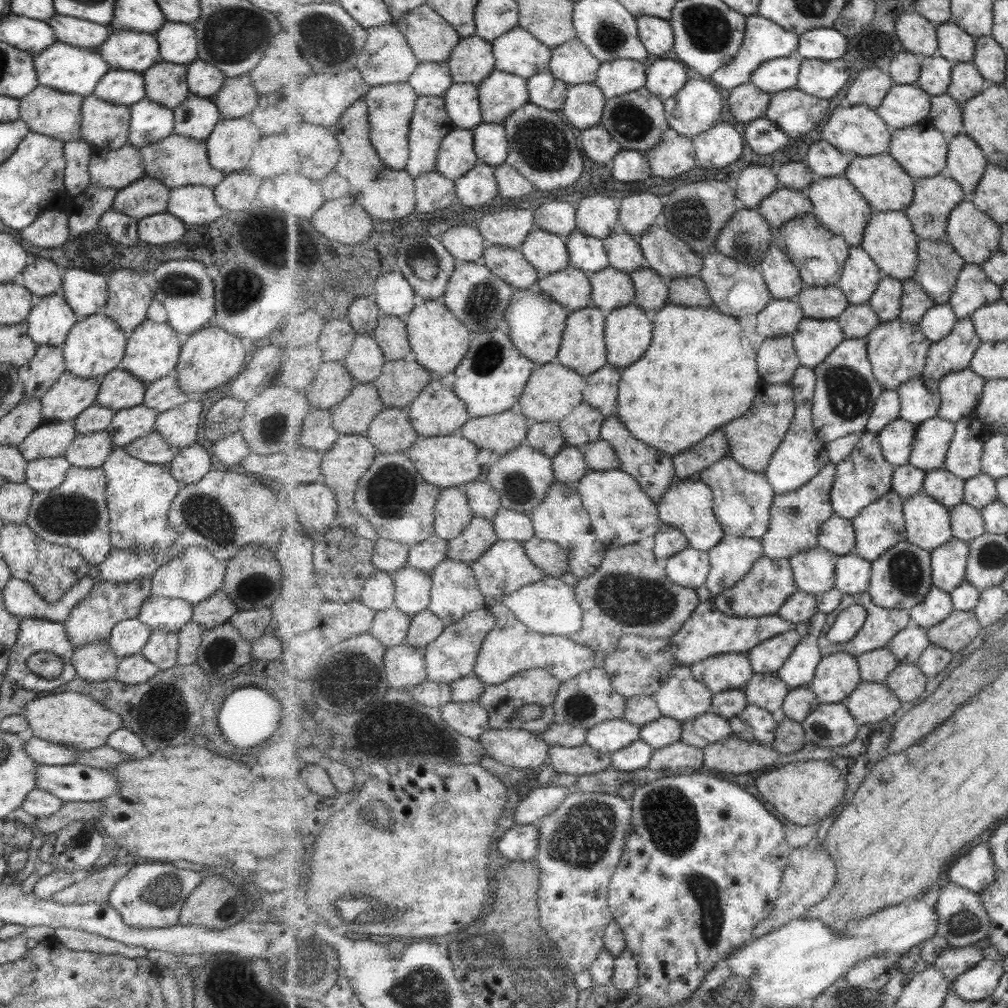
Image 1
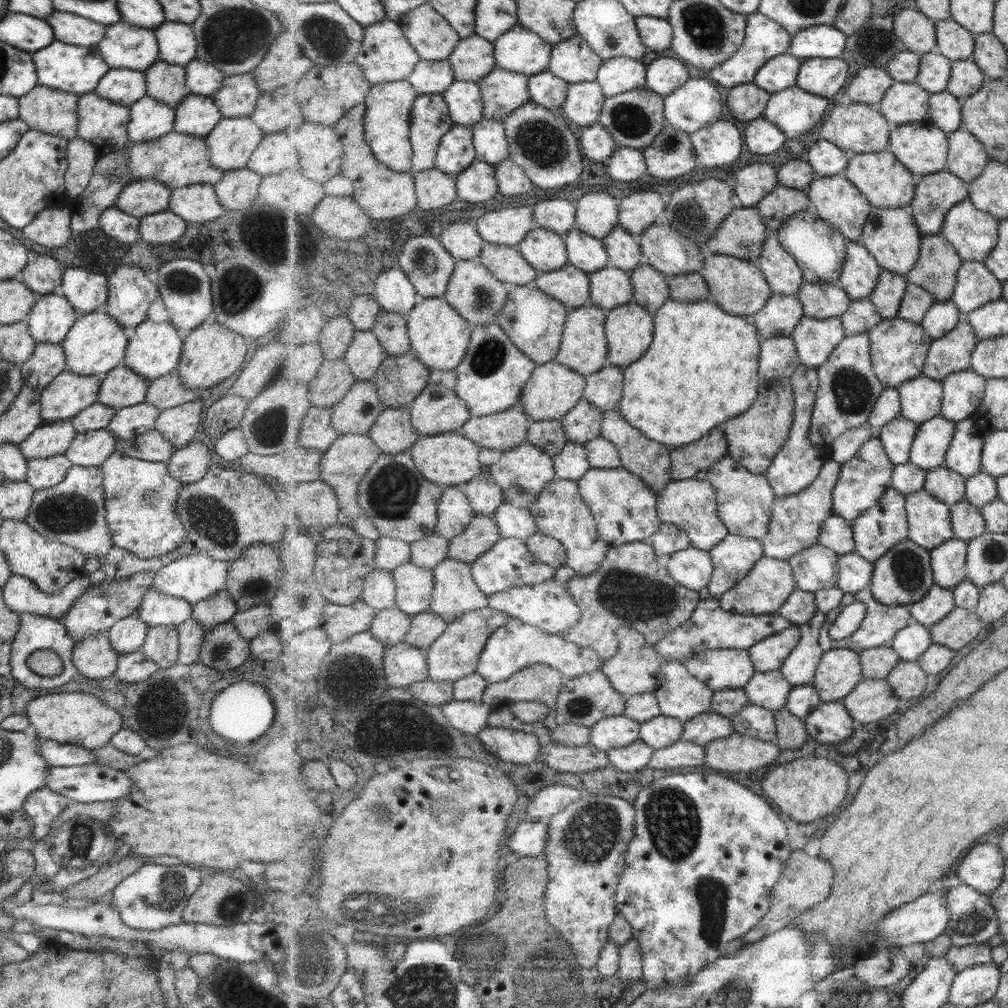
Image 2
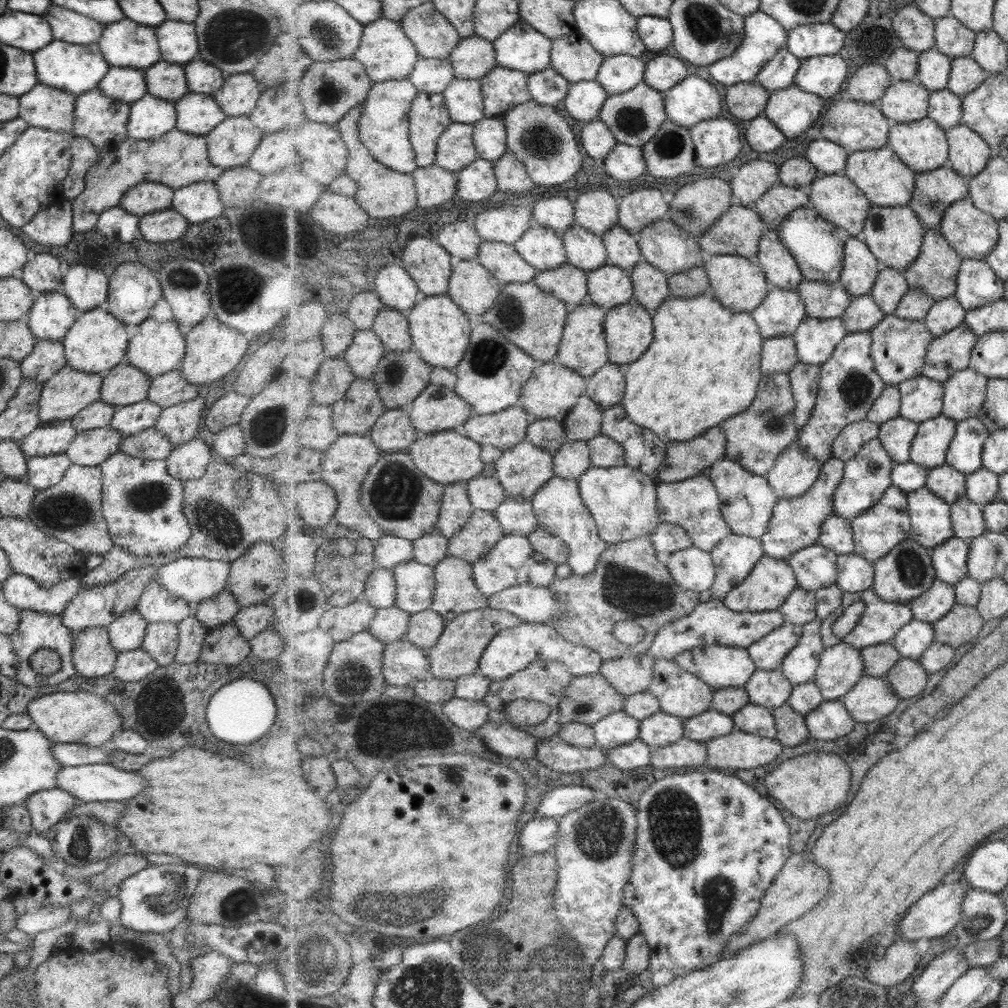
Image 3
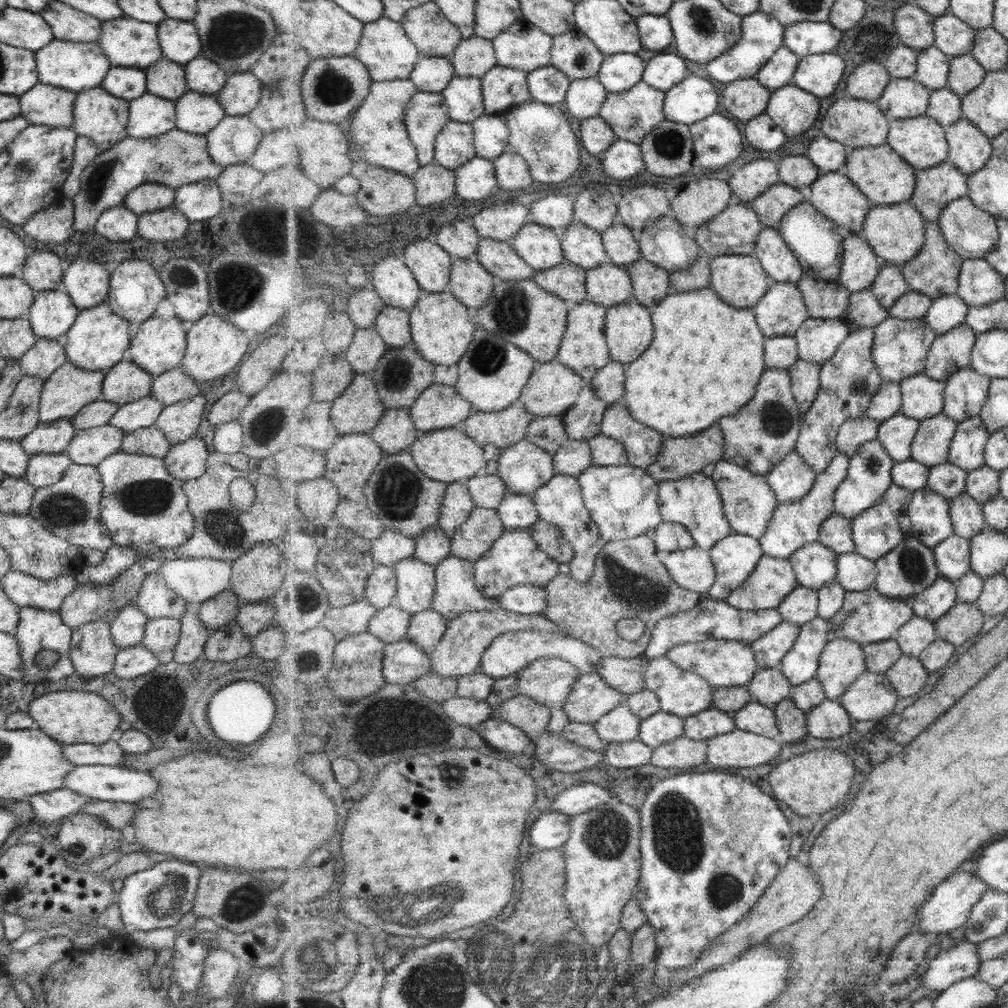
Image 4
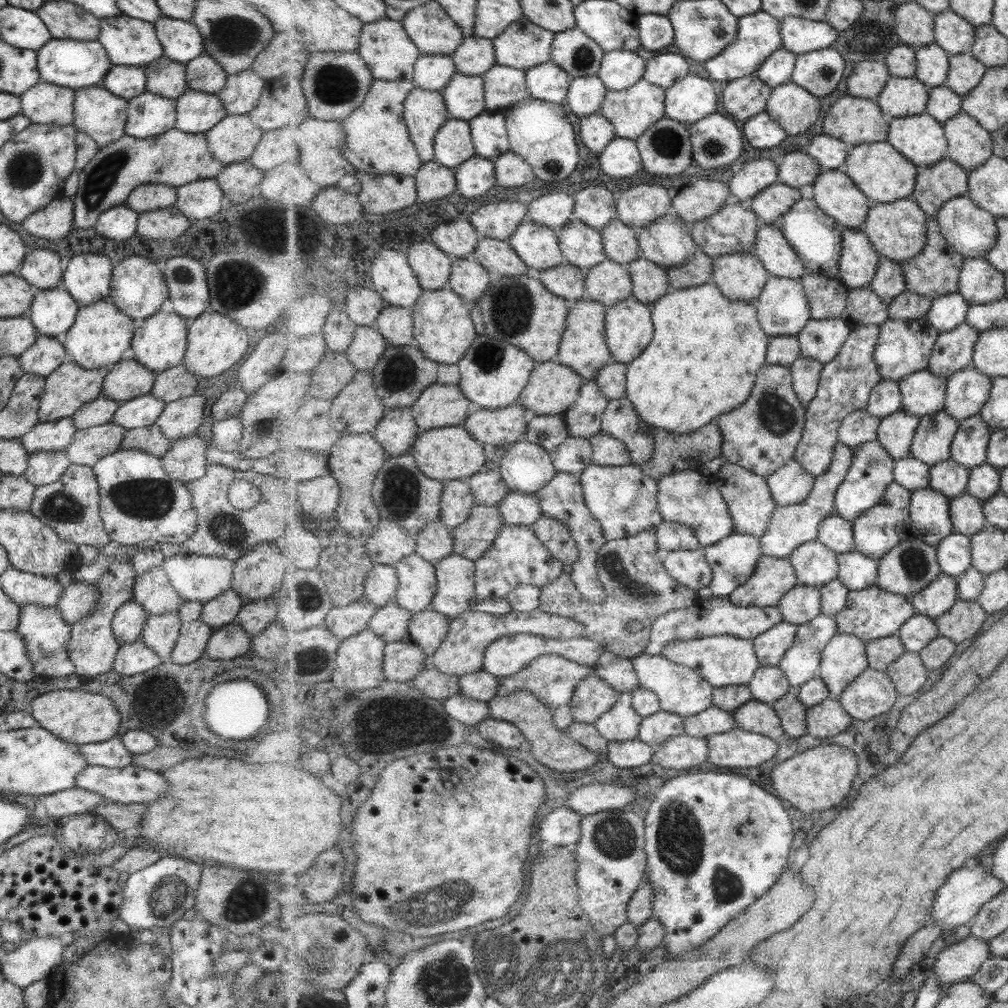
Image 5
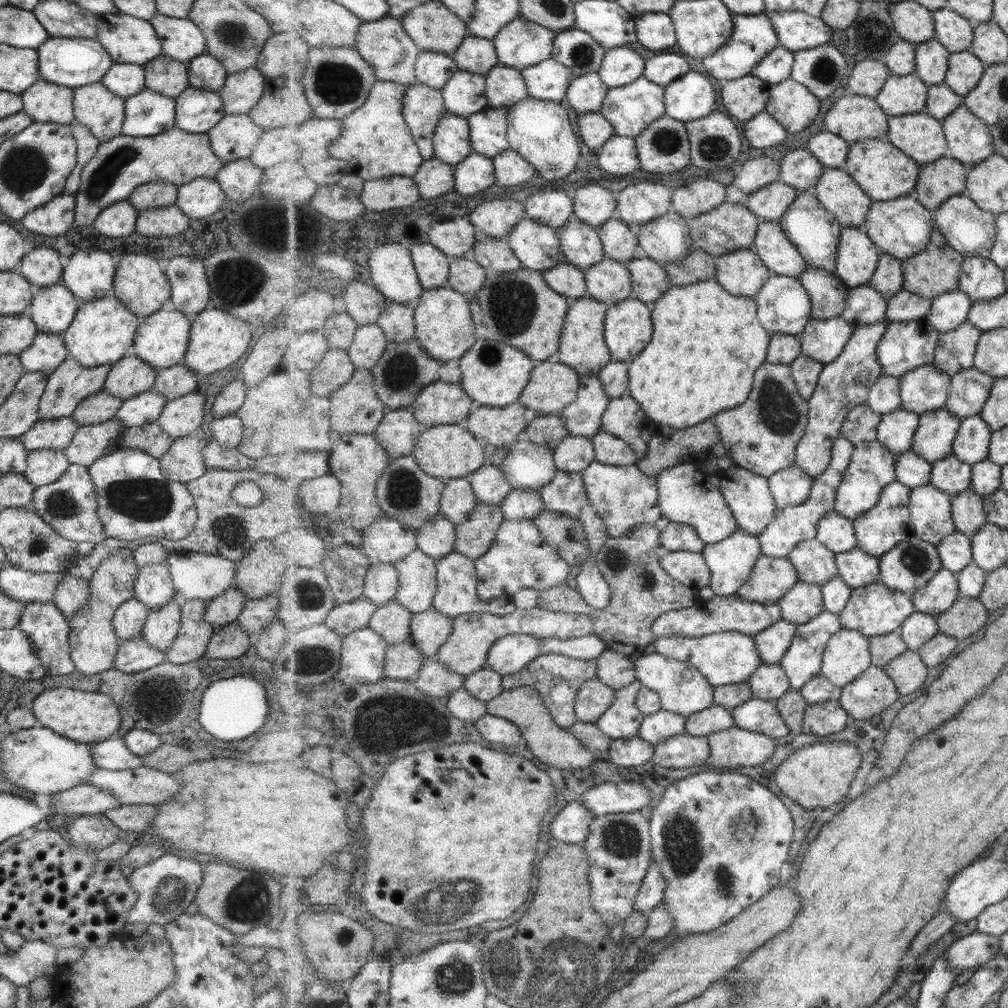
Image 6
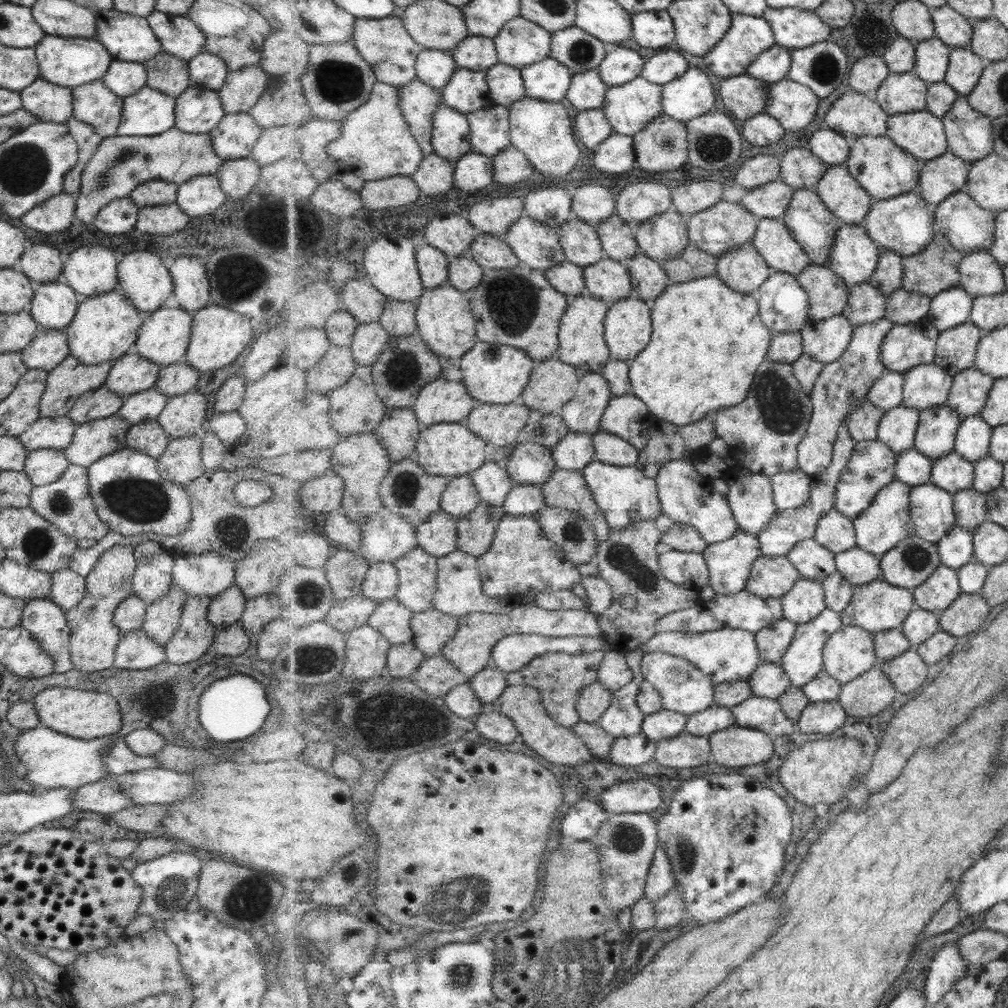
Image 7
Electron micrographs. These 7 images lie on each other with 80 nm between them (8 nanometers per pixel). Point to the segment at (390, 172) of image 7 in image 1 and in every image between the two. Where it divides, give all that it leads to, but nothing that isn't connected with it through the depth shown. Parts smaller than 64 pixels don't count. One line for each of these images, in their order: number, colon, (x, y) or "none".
1: (391, 106)
2: (388, 121)
3: (384, 124)
4: (379, 131)
5: (378, 141)
6: (377, 142)

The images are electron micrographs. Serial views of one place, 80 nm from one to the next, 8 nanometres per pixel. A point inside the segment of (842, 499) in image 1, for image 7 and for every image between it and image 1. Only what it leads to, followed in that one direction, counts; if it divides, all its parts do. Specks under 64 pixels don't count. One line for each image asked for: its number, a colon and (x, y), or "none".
2: (864, 479)
3: (867, 477)
4: (870, 473)
5: (873, 469)
6: (873, 467)
7: (873, 464)

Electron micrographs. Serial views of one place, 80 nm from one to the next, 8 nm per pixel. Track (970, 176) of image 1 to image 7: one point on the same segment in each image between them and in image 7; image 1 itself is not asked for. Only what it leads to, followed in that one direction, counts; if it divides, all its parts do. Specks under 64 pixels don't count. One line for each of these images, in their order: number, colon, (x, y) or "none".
2: (967, 157)
3: (970, 153)
4: (970, 148)
5: (970, 144)
6: (969, 137)
7: (971, 135)

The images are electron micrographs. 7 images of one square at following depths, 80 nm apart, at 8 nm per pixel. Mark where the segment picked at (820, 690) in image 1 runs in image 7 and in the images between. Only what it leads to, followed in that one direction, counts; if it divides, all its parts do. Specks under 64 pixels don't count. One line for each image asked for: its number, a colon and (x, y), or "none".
2: (840, 670)
3: (842, 666)
4: (843, 661)
5: (846, 657)
6: (848, 656)
7: (850, 652)

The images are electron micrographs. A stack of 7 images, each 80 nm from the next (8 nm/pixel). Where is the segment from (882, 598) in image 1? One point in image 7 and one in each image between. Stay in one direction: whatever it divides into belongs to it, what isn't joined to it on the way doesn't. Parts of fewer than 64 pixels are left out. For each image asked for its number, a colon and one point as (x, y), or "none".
2: (903, 575)
3: (907, 572)
4: (909, 569)
5: (907, 569)
6: (910, 565)
7: (908, 565)

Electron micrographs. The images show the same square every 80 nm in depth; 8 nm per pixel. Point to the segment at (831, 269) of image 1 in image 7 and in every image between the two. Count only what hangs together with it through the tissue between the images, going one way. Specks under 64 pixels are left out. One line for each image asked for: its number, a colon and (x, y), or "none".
2: (820, 249)
3: (819, 245)
4: (818, 242)
5: (818, 238)
6: (816, 232)
7: (812, 222)

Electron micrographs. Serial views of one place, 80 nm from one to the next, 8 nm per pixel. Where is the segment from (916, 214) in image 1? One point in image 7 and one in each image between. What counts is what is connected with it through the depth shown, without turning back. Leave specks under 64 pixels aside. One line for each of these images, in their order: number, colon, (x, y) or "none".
2: (936, 194)
3: (936, 190)
4: (936, 187)
5: (936, 184)
6: (939, 181)
7: (947, 174)

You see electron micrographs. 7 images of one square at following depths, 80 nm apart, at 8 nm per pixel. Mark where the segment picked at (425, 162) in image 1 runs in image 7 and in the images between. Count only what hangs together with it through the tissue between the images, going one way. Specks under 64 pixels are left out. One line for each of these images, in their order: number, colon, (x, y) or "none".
2: (431, 120)
3: (429, 117)
4: (427, 114)
5: (426, 111)
6: (424, 107)
7: (419, 101)

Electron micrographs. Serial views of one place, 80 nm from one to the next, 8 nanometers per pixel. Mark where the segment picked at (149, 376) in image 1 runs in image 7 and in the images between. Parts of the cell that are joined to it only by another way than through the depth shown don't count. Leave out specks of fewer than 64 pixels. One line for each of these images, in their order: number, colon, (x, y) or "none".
2: (153, 350)
3: (157, 348)
4: (158, 346)
5: (159, 343)
6: (160, 340)
7: (162, 338)

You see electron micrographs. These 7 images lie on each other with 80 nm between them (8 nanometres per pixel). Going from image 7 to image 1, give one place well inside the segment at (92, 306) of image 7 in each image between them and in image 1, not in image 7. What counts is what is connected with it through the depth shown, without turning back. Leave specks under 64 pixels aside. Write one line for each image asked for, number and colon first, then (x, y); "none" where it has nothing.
1: (94, 346)
2: (95, 343)
3: (95, 343)
4: (96, 340)
5: (99, 335)
6: (101, 330)

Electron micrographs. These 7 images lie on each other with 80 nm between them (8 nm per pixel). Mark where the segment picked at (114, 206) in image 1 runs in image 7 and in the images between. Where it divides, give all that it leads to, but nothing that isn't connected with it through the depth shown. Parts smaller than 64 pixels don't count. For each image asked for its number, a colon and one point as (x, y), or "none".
2: (139, 198)
3: (147, 197)
4: (146, 197)
5: (145, 197)
6: (145, 196)
7: (152, 193)

